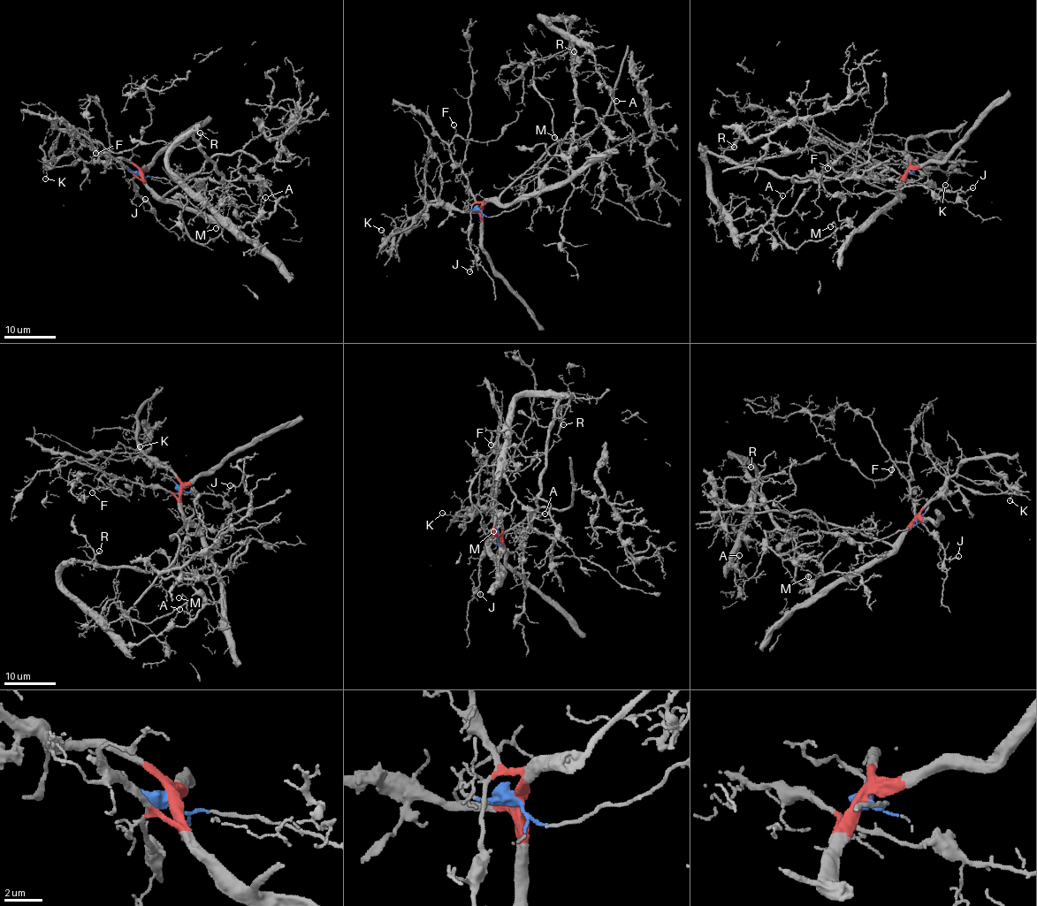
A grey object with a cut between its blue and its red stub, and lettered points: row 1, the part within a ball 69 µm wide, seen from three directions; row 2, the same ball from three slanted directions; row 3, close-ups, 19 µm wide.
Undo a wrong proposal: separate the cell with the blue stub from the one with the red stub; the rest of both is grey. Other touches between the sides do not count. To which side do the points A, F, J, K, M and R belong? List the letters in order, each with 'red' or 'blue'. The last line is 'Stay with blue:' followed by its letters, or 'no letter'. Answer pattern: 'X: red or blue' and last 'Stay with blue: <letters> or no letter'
A: blue
F: red
J: red
K: red
M: red
R: blue
Stay with blue: A, R

